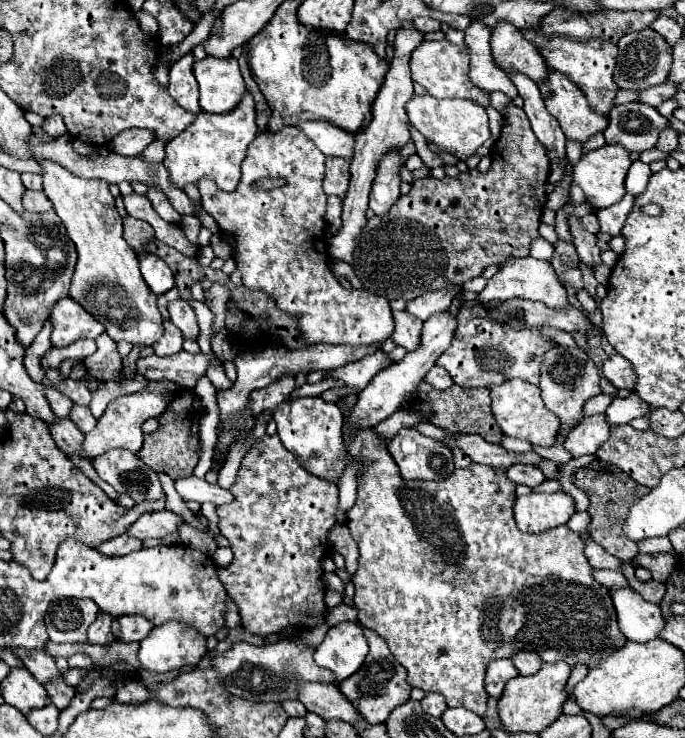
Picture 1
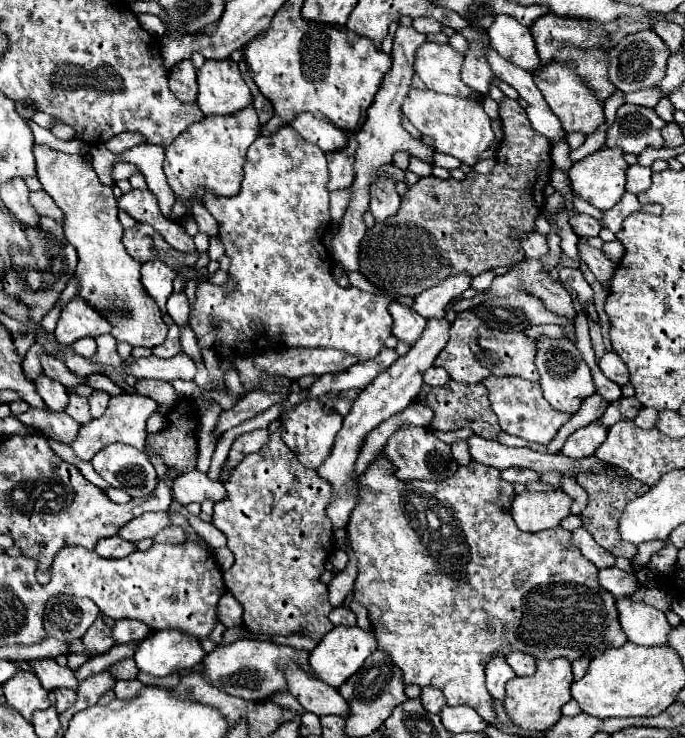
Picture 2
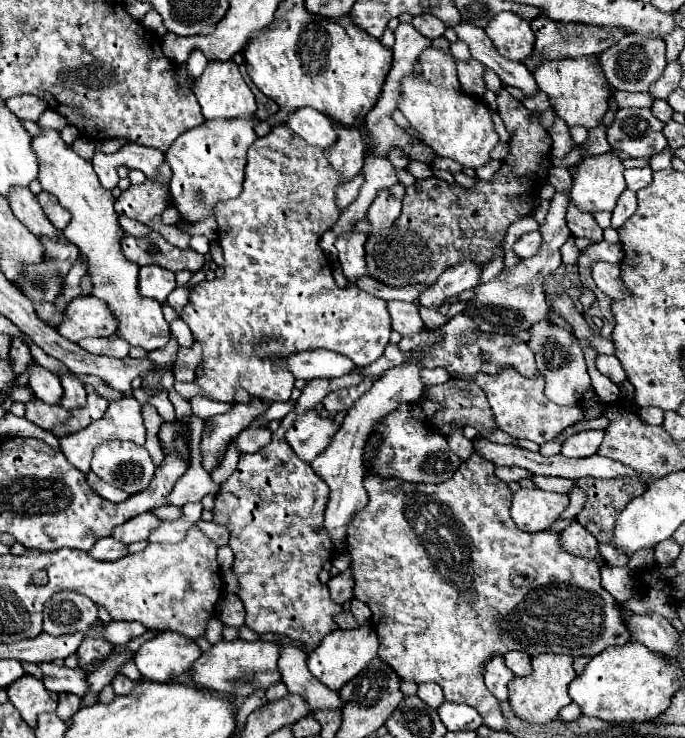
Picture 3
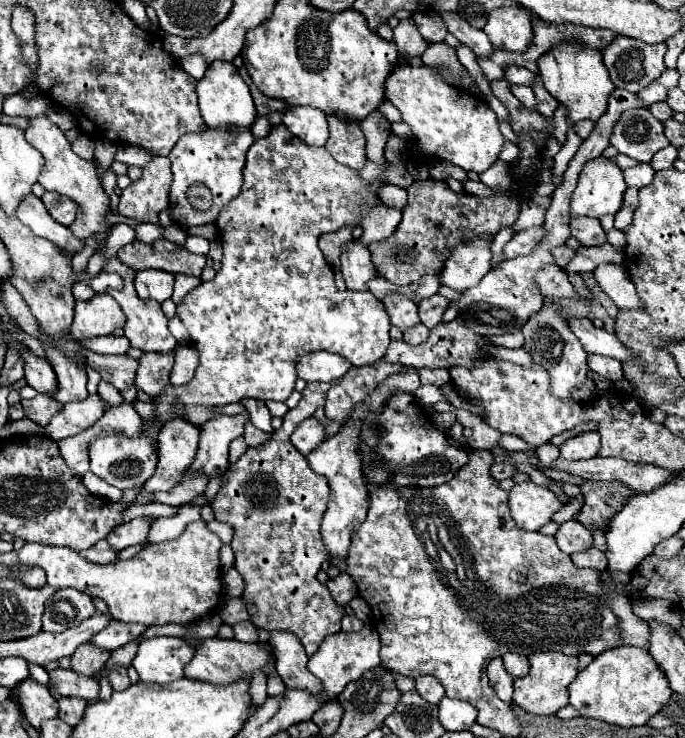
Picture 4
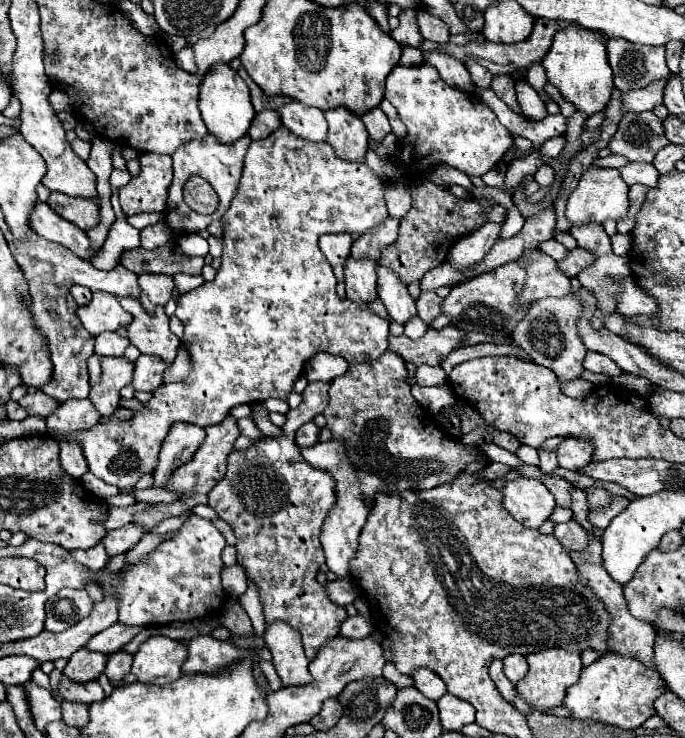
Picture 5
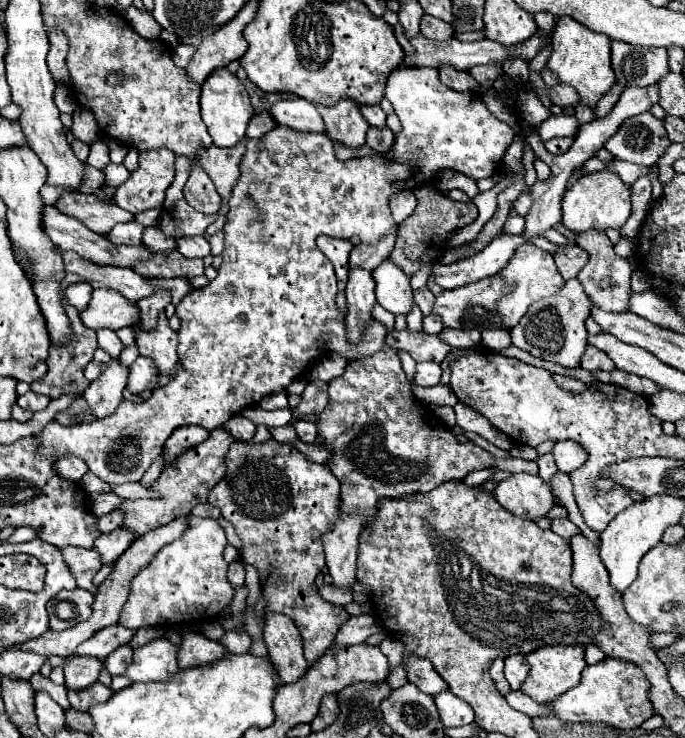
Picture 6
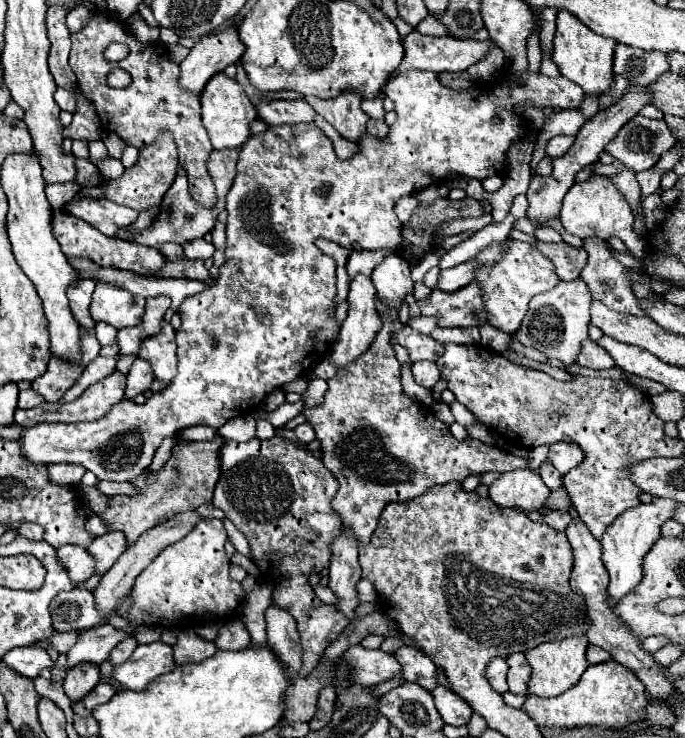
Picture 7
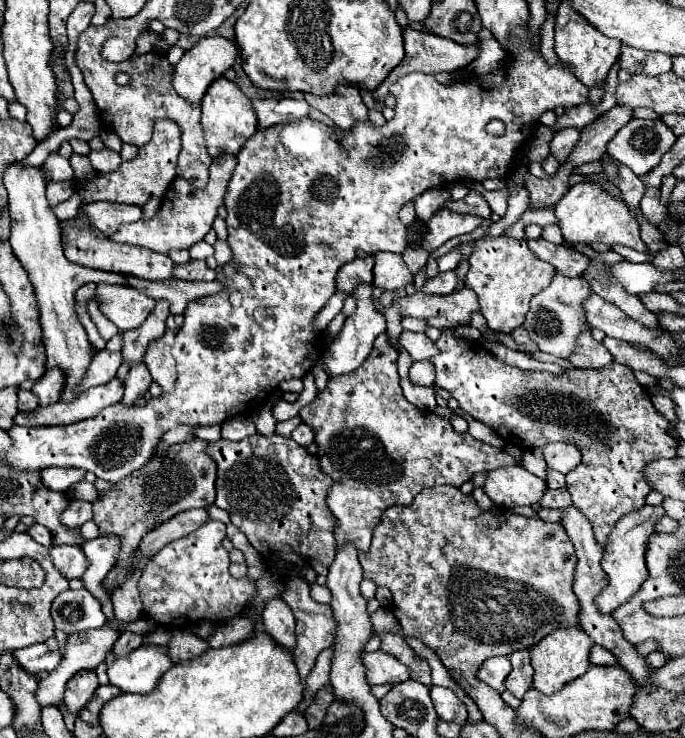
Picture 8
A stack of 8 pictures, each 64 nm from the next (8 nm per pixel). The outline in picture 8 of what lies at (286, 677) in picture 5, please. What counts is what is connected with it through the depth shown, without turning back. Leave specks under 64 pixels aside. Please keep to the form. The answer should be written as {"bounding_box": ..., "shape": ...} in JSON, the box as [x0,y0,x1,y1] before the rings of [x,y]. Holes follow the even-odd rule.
{"bounding_box":[262,596,296,650],"shape":[[[280,596],[266,602],[264,612],[262,612],[262,618],[264,618],[266,632],[268,632],[280,646],[284,646],[284,648],[288,648],[288,650],[294,650],[294,646],[296,646],[294,614],[292,614],[290,606],[288,606]]]}

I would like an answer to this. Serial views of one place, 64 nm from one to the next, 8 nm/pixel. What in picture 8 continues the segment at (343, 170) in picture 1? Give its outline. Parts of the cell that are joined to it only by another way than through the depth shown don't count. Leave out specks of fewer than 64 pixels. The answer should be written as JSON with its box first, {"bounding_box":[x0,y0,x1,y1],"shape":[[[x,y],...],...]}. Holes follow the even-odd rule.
{"bounding_box":[306,86,368,130],"shape":[[[338,86],[330,96],[306,94],[306,102],[326,114],[338,128],[348,130],[354,122],[368,118],[368,108],[362,102],[356,86]]]}

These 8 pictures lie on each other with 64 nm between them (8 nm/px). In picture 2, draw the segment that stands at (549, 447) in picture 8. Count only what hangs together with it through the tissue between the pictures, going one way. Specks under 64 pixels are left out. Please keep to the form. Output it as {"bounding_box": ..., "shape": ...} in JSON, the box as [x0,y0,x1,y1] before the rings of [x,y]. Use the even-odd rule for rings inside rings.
{"bounding_box":[562,420,606,458],"shape":[[[596,420],[590,426],[584,426],[580,430],[576,430],[574,434],[568,436],[562,454],[570,456],[570,458],[584,458],[590,456],[598,450],[598,446],[604,442],[606,438],[606,428]]]}

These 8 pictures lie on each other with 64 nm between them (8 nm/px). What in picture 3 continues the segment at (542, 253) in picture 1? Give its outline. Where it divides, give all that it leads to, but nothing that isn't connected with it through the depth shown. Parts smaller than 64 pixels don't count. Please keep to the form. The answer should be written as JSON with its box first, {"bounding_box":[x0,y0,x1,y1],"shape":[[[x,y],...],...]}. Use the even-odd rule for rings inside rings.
{"bounding_box":[512,232,542,258],"shape":[[[528,232],[528,234],[524,234],[524,236],[520,236],[516,240],[516,244],[512,246],[512,250],[514,250],[514,254],[518,258],[528,258],[530,254],[534,254],[534,250],[538,250],[540,242],[542,242],[540,232]]]}

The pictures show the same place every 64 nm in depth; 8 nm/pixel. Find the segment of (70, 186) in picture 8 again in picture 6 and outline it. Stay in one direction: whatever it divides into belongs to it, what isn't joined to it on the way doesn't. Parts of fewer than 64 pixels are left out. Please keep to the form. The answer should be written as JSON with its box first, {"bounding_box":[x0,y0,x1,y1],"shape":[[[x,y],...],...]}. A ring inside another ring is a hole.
{"bounding_box":[42,186,72,206],"shape":[[[44,186],[42,188],[42,198],[44,198],[44,202],[50,206],[50,204],[56,204],[58,200],[58,194],[64,194],[64,192],[72,192],[72,190],[66,190],[66,188],[58,188],[58,186]]]}

